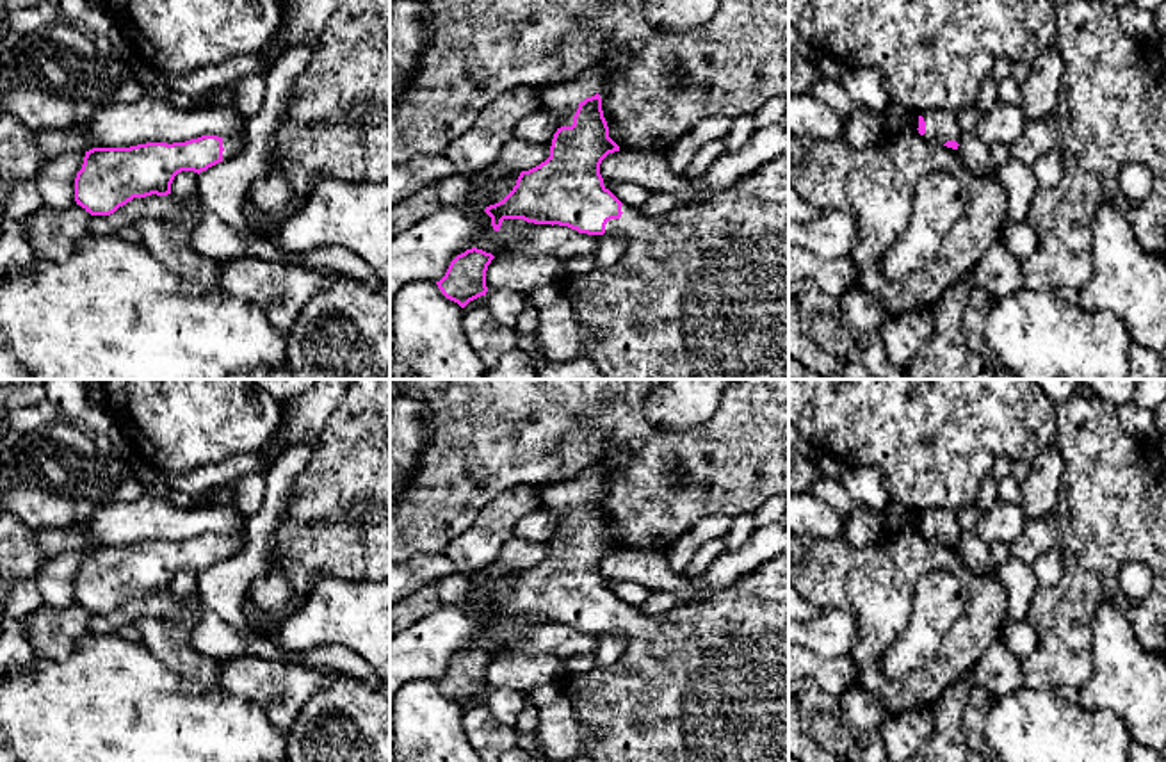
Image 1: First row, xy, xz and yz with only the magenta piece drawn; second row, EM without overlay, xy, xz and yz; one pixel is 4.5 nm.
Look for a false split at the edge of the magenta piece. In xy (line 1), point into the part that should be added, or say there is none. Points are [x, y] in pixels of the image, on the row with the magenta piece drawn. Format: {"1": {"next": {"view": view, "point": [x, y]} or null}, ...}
{"1": {"next": {"view": "xy", "point": [232, 146]}}}

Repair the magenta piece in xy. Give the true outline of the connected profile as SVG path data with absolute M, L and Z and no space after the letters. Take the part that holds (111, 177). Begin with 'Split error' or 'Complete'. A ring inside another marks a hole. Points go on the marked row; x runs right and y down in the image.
Split error. M201 135L185 142L146 142L130 148L93 148L85 151L75 178L75 201L91 215L110 215L134 198L171 194L171 183L182 171L201 173L237 157L247 137Z

